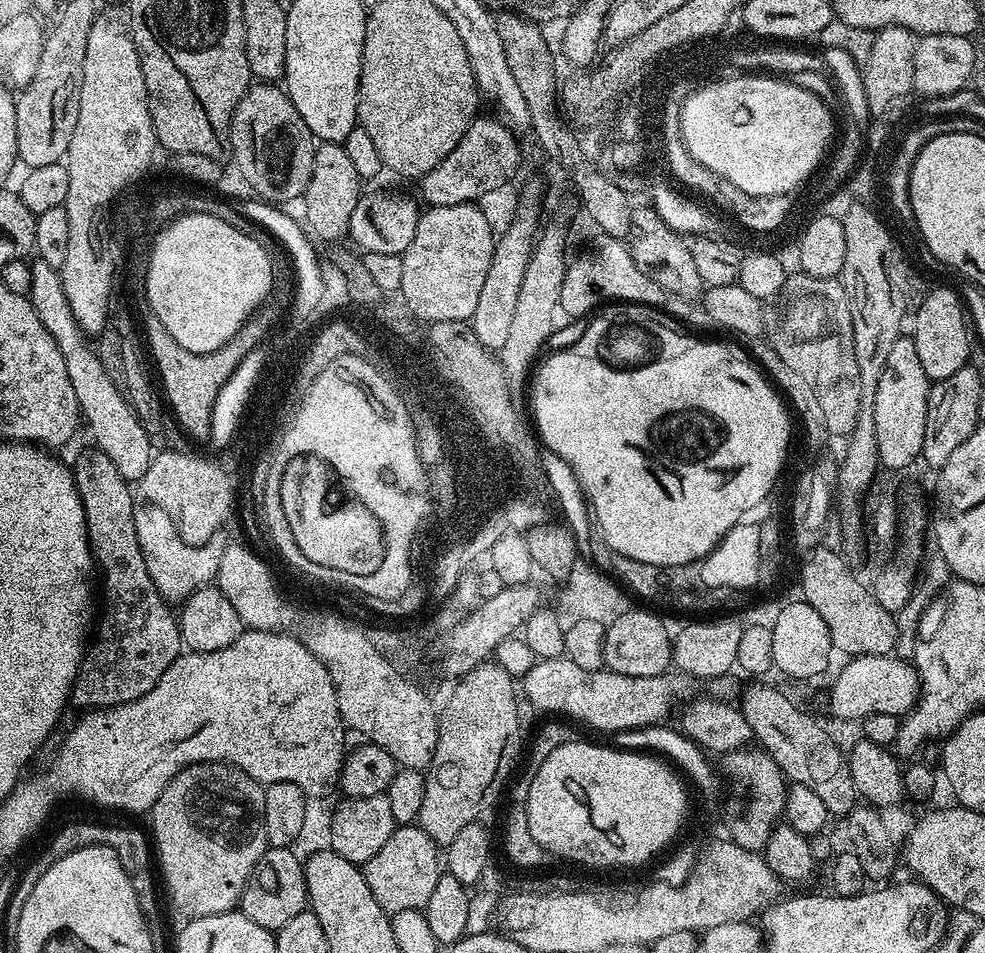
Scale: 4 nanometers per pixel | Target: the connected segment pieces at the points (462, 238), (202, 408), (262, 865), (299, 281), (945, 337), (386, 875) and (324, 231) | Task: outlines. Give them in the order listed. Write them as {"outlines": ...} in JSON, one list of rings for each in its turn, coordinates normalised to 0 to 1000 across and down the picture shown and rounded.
{"outlines":[[[[486,213],[436,217],[427,221],[420,254],[416,254],[409,268],[405,304],[417,331],[426,338],[478,337],[503,260],[502,244],[494,233],[492,219]]],[[[263,325],[256,328],[251,336],[234,355],[229,363],[217,367],[213,371],[197,371],[189,367],[189,363],[181,363],[177,355],[169,346],[169,342],[162,344],[164,338],[160,338],[157,332],[150,340],[153,345],[154,365],[157,366],[158,377],[162,378],[163,389],[166,390],[168,402],[175,416],[175,423],[179,426],[179,432],[183,434],[183,441],[187,442],[187,448],[199,459],[212,459],[214,455],[214,431],[217,430],[218,418],[221,411],[228,405],[229,399],[238,392],[239,386],[259,364],[267,362],[273,356],[272,347],[279,343],[279,333],[271,332]]],[[[273,889],[272,893],[266,896],[266,900],[262,900],[262,909],[258,909],[258,917],[254,917],[252,929],[242,950],[243,956],[247,957],[250,963],[254,963],[254,967],[262,967],[262,972],[283,976],[286,972],[290,972],[290,967],[294,967],[294,963],[307,959],[313,952],[313,935],[306,899],[302,898],[296,890]]],[[[263,208],[255,209],[246,214],[243,213],[244,224],[257,235],[262,235],[273,242],[281,254],[289,260],[296,274],[299,291],[299,311],[295,331],[309,340],[319,337],[321,329],[329,319],[331,304],[333,305],[333,298],[322,271],[320,255],[312,246],[310,238],[303,231],[301,233],[294,226],[290,225],[289,219]]],[[[947,301],[929,324],[928,332],[930,337],[926,340],[924,355],[928,359],[928,367],[932,367],[932,380],[936,380],[936,388],[940,388],[943,400],[964,397],[964,392],[984,385],[983,336],[979,333],[979,319],[969,303]]],[[[422,865],[404,867],[389,886],[388,892],[368,909],[372,930],[380,938],[384,951],[392,958],[404,955],[428,955],[437,946],[437,937],[445,930],[449,917],[449,894]]],[[[325,149],[321,152],[315,191],[307,207],[308,234],[312,242],[325,254],[345,254],[354,247],[355,227],[368,205],[368,190],[359,178],[348,151]]]]}

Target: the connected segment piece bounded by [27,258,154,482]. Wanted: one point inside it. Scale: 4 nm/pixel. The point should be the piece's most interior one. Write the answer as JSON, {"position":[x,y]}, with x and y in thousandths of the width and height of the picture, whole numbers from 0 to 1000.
{"position":[120,453]}

